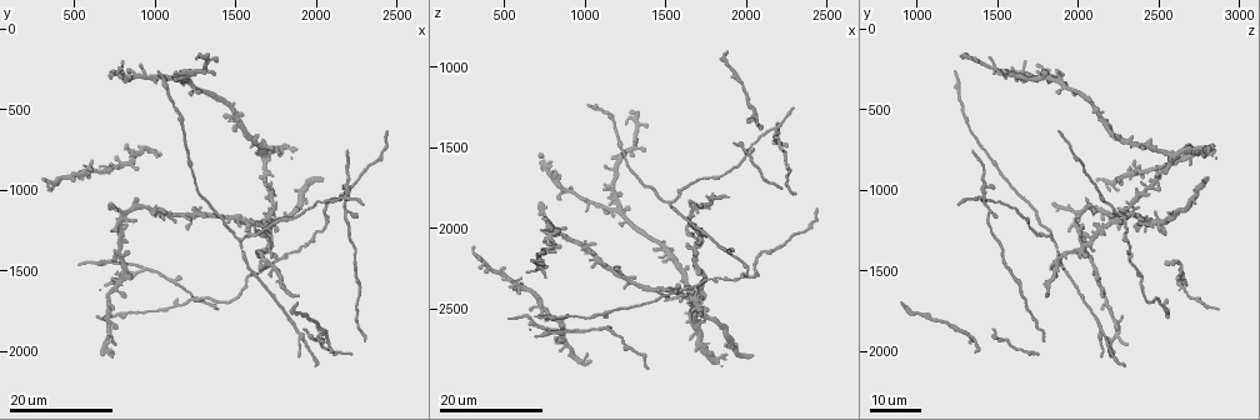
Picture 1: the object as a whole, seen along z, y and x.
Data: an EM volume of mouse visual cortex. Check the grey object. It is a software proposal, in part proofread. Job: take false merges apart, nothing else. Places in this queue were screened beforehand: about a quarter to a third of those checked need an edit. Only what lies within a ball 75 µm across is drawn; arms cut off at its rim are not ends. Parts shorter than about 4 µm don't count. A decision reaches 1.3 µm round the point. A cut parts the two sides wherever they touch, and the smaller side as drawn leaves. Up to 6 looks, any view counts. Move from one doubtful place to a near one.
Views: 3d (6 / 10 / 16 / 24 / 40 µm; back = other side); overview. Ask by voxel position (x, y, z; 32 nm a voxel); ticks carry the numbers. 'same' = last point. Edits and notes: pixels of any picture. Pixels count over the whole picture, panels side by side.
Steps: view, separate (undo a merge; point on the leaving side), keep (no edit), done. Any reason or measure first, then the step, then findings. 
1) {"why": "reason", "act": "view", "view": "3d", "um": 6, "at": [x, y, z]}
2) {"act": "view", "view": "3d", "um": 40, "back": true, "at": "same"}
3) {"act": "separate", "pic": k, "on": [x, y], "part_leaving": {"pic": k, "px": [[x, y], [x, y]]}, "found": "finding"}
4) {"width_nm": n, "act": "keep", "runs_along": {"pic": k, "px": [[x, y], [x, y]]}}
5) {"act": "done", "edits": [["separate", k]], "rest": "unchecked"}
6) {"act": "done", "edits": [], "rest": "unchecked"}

{"why": "side arm on a straight run", "act": "view", "view": "3d", "um": 24, "at": [920, 1480, 2620]}

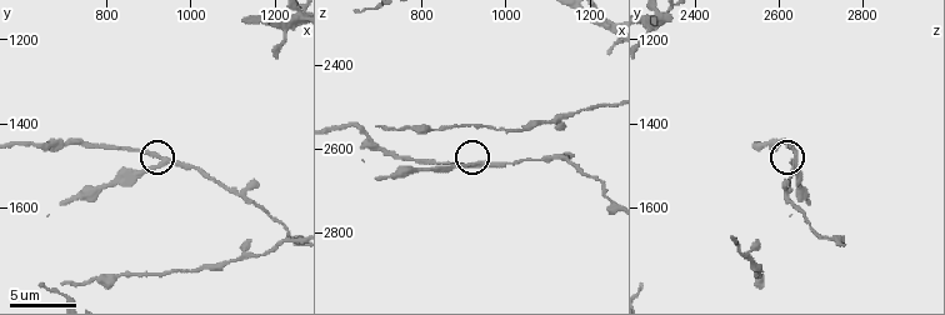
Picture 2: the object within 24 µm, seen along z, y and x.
{"why": "zoom in", "act": "view", "view": "3d", "um": 10, "at": [925, 1495, 2630]}

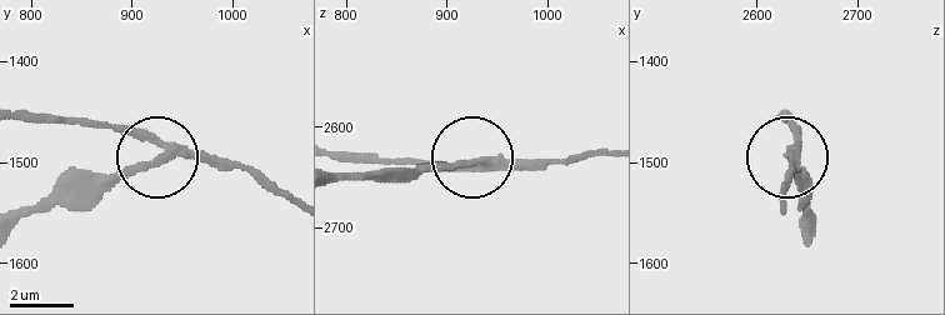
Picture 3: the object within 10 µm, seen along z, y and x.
{"act": "separate", "pic": 3, "on": [130, 174], "part_leaving": {"pic": 3, "px": [[169, 148], [91, 180], [59, 183], [26, 204]]}, "found": "two neurons meet here"}

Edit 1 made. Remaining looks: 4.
{"why": "arms part here", "act": "view", "view": "3d", "um": 6, "at": [1140, 1585, 2615]}

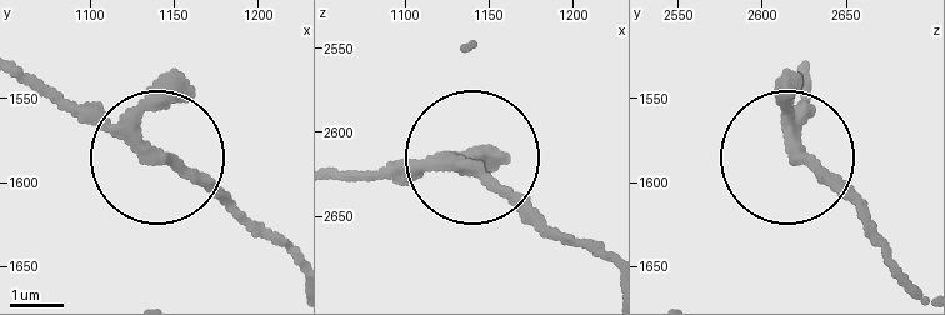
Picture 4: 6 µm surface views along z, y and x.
{"width_nm": 200, "act": "keep", "found": "continuous, no second neuron"}

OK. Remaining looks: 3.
{"why": "three arms meet", "act": "view", "view": "3d", "um": 10, "at": [1130, 1715, 2525]}

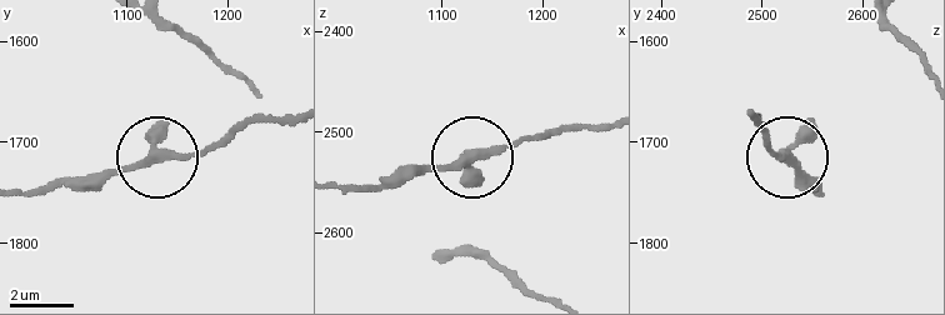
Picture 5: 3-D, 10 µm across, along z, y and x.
{"arms": 3, "act": "keep", "runs_along": {"pic": 5, "px": [[288, 120], [248, 120], [208, 146], [81, 181]]}, "found": "continuous, no second neuron"}

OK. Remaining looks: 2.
{"act": "done", "edits": [["separate", 3]], "rest": "unchecked"}

